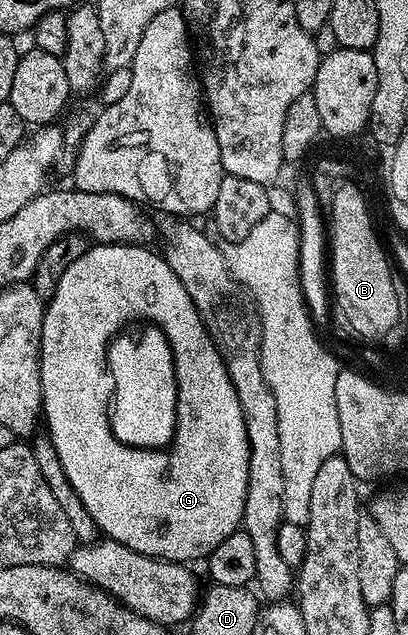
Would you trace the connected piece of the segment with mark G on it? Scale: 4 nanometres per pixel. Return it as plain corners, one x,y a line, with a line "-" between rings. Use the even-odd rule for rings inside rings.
95,243
93,246
87,247
84,254
80,254
80,258
76,258
76,262
72,262
72,266
68,266
68,270
64,270
64,278
60,278
60,286
56,288
56,294
48,298
48,303
45,305
42,313
42,341
38,343
38,361
40,362
40,382
42,383
42,416
44,417
44,428
49,433
52,444
56,448
56,454
60,456
60,463
64,468
64,473
67,474
67,480
72,484
73,490
80,496
80,502
84,504
86,510
91,514
95,526
98,528
99,533
107,540
115,540
124,546
128,546
128,550
136,550
140,554
148,554
155,556
161,560
177,560
179,562
191,562
190,560
201,561
203,558
209,556
210,552
220,542
224,542
224,538
228,538
228,534
239,531
242,526
242,515
244,514
244,498
248,490
248,458
250,457
250,447
248,446
248,430
244,422
244,414
240,406
240,398
236,398
236,390
232,386
232,378
228,374
228,370
224,366
224,358
220,354
220,350
215,346
214,339
208,334
208,330
204,326
204,322
200,318
200,314
196,310
196,306
190,300
188,290
184,290
184,286
180,282
180,278
176,278
176,274
172,274
172,270
168,266
165,255
154,252
149,252
149,247
139,246
136,244
100,244
-
133,320
140,320
138,322
145,322
147,325
154,325
166,336
167,341
170,343
171,354
174,356
174,370
175,370
175,389
178,392
178,417
175,426
173,440
170,441
168,447
163,450
161,448
150,448
150,440
156,438
153,430
144,430
143,432
114,432
114,424
110,421
110,399
114,396
116,385
113,382
113,376
110,373
110,364
108,363
108,353
112,348
112,341
119,333
123,331

